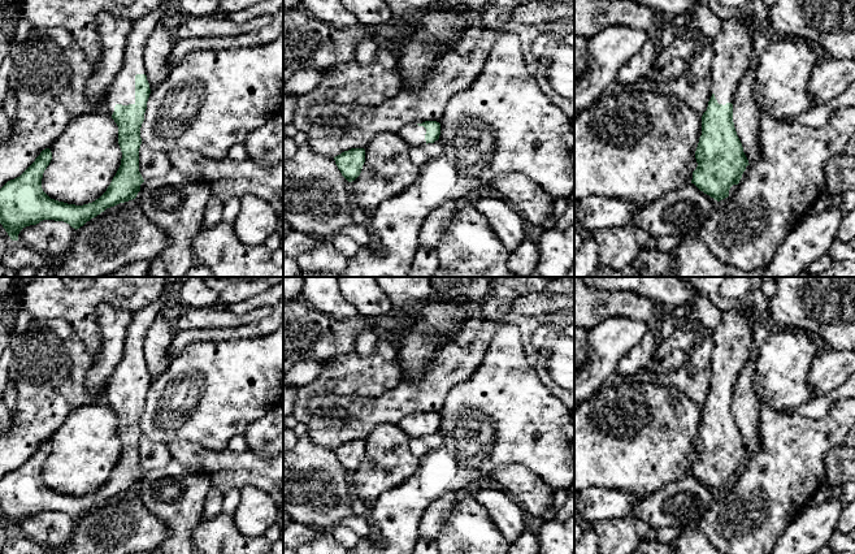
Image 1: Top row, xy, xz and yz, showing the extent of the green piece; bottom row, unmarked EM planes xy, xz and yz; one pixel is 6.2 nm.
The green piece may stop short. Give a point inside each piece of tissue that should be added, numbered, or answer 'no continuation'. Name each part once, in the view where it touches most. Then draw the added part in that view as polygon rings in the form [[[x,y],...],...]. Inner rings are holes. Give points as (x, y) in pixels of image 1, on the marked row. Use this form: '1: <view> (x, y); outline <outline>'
1: xy (122, 91); outline [[[162,0],[148,14],[133,20],[127,36],[123,65],[113,82],[105,100],[105,112],[112,116],[117,104],[135,104],[135,75],[146,74],[144,48],[152,30],[161,22],[169,21],[168,7],[173,0]]]

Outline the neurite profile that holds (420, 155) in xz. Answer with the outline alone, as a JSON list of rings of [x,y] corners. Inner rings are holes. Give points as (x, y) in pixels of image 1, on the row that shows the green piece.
[[[438,139],[434,143],[411,147],[409,159],[416,166],[421,168],[430,160],[438,157],[442,151],[443,151],[443,143],[440,139]]]

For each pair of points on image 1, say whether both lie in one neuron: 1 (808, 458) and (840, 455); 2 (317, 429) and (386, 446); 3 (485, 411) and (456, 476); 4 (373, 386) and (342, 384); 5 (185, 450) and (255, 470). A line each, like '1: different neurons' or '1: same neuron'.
1: different neurons
2: different neurons
3: same neuron
4: same neuron
5: same neuron

